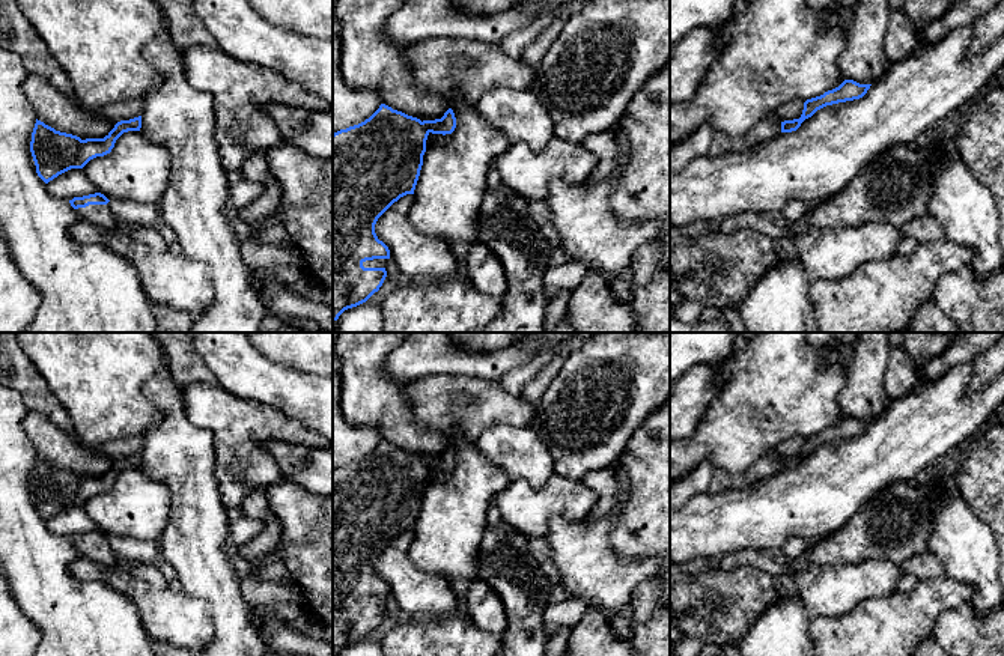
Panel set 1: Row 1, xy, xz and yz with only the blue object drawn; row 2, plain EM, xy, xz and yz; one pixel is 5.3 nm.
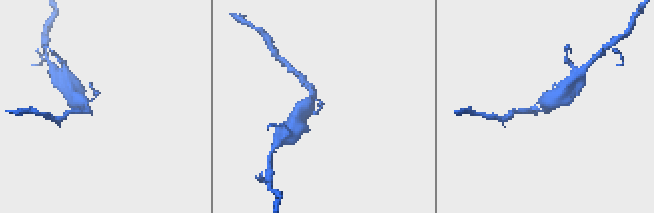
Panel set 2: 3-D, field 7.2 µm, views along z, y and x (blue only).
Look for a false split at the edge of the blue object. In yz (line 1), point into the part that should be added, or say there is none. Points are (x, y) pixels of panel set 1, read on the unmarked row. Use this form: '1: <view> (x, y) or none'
1: none

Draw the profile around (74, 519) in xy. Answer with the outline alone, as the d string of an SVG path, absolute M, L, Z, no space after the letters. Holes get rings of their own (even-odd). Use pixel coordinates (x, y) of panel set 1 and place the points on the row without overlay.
M71 506L59 512L47 521L47 527L51 533L65 537L99 530L99 527L84 512L83 506Z

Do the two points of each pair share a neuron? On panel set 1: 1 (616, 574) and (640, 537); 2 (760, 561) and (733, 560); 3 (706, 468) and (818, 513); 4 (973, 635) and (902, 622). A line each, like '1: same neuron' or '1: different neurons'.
1: different neurons
2: same neuron
3: different neurons
4: different neurons

